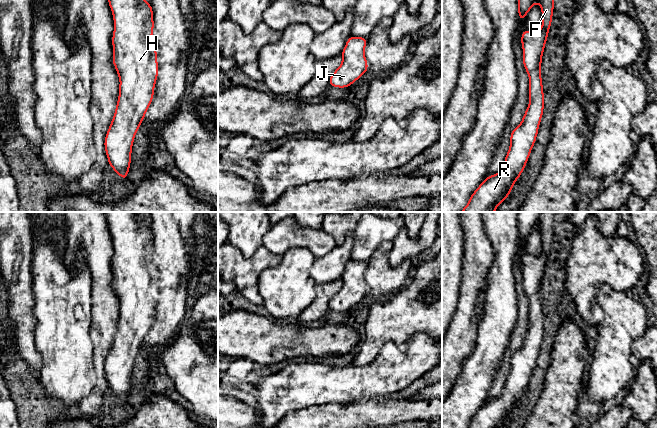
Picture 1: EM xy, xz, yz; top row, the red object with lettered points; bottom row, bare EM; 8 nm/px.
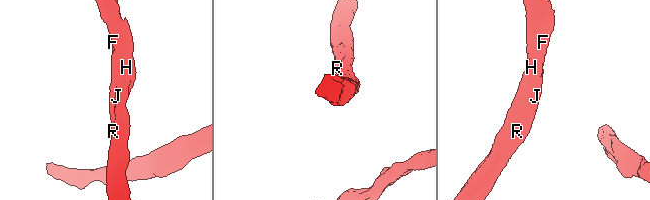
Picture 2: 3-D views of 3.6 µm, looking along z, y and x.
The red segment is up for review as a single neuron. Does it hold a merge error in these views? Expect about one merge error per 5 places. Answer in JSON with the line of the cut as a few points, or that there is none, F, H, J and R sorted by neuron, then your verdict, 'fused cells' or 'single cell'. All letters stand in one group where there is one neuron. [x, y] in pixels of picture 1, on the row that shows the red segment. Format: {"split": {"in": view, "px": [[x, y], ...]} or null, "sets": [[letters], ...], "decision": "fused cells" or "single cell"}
{"split": null, "sets": [["F", "H", "J", "R"]], "decision": "single cell"}

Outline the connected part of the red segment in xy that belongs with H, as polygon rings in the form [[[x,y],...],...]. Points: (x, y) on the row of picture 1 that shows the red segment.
[[[108,0],[114,21],[112,63],[120,84],[116,109],[107,130],[104,148],[108,165],[126,181],[131,166],[135,135],[154,97],[159,67],[157,48],[153,43],[153,8],[146,0]]]

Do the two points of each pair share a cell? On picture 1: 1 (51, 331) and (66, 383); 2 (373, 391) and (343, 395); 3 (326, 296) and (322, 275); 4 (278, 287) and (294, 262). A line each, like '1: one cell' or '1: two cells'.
1: one cell
2: one cell
3: two cells
4: one cell

